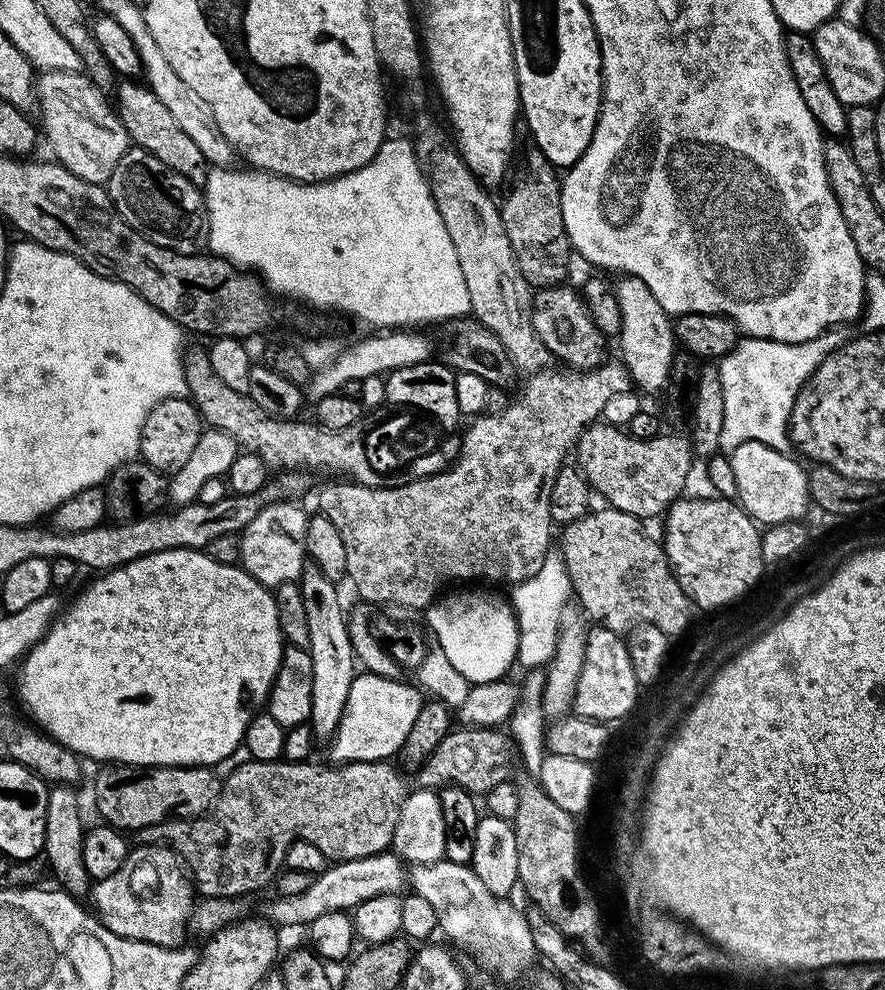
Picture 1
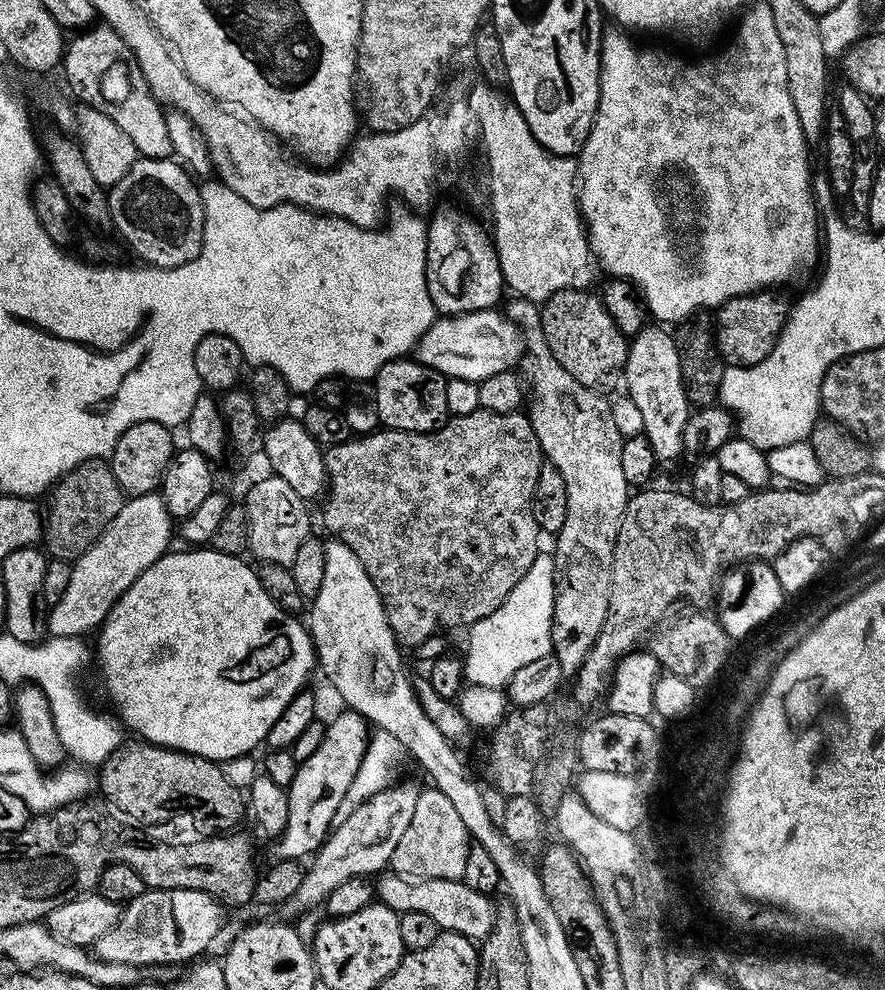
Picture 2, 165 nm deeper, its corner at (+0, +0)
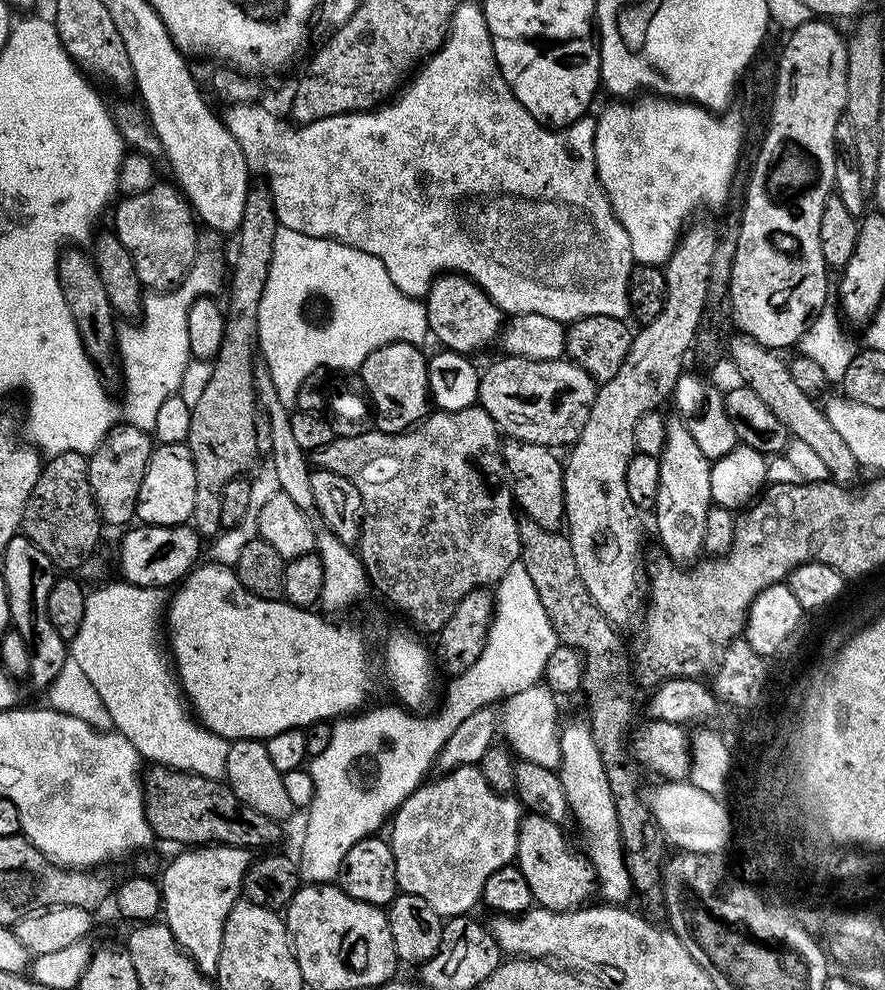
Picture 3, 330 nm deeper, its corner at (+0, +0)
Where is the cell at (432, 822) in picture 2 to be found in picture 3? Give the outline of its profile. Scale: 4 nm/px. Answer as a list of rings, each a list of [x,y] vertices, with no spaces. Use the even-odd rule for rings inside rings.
[[[466,764],[458,771],[441,775],[441,780],[425,783],[416,789],[394,813],[390,843],[396,859],[396,877],[400,892],[418,894],[442,918],[471,913],[475,904],[481,903],[480,895],[486,886],[486,878],[502,866],[513,863],[518,846],[518,830],[522,819],[522,805],[512,794],[504,795],[487,784],[483,778],[463,780],[474,772],[473,765]]]

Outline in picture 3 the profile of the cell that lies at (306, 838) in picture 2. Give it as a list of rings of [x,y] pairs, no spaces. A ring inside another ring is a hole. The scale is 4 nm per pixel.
[[[209,844],[207,846],[192,846],[180,850],[176,857],[163,868],[158,876],[160,893],[164,899],[162,905],[162,920],[167,924],[172,937],[183,951],[192,957],[197,968],[205,974],[216,971],[218,954],[222,950],[222,930],[226,926],[226,918],[244,891],[244,879],[248,867],[254,859],[253,853],[246,848],[236,848],[233,844]]]

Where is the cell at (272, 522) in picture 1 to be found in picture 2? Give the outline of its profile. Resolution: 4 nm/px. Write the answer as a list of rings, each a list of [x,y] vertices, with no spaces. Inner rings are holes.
[[[273,475],[266,482],[247,489],[248,497],[242,501],[242,507],[248,515],[248,546],[251,555],[261,556],[264,562],[289,562],[296,556],[296,551],[309,539],[308,527],[312,520],[308,517],[309,505],[294,490],[290,490],[287,482]]]

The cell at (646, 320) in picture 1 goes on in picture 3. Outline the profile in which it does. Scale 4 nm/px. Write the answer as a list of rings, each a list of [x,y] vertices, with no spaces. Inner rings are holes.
[[[672,418],[667,421],[666,442],[658,457],[660,473],[658,474],[658,498],[654,515],[656,515],[656,532],[660,535],[663,555],[677,562],[692,562],[701,555],[703,535],[706,529],[707,512],[713,506],[710,490],[712,461],[702,454],[701,448],[690,438],[684,421]]]

